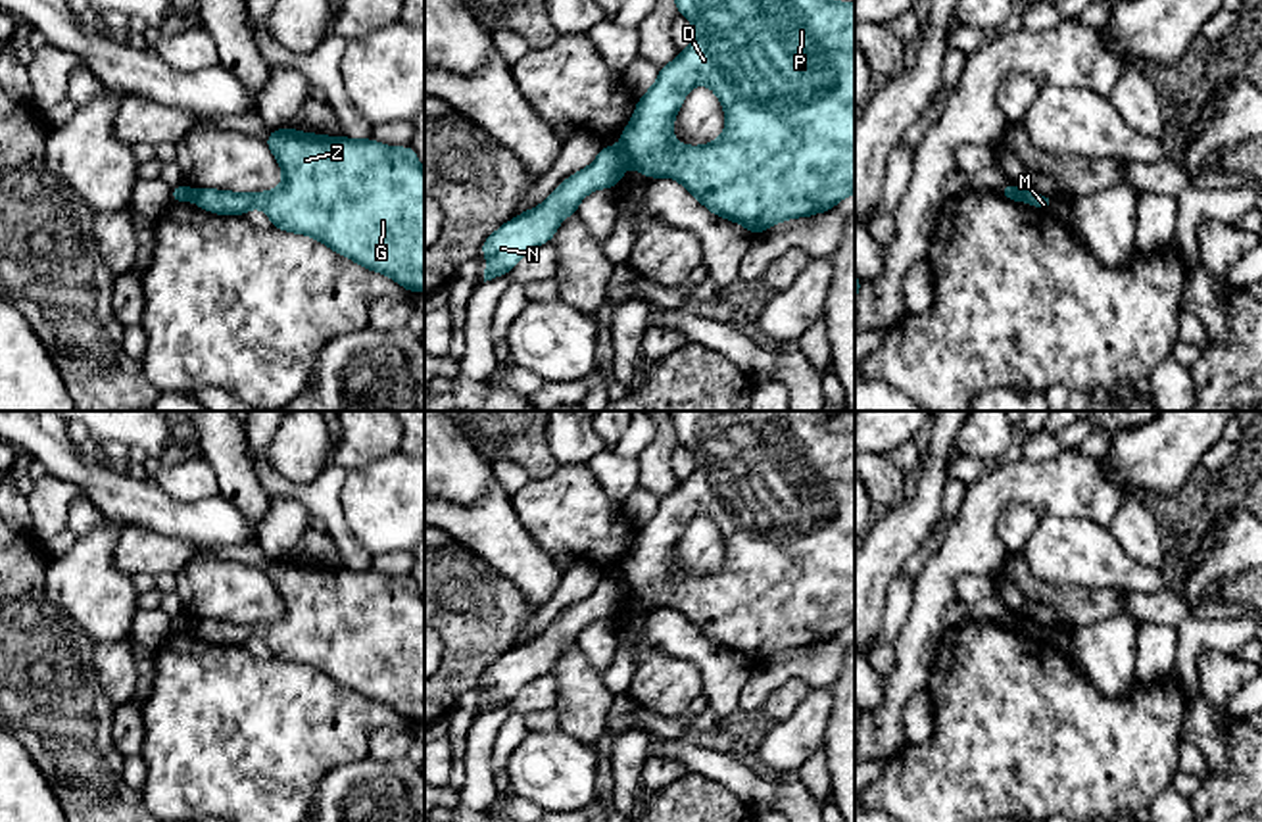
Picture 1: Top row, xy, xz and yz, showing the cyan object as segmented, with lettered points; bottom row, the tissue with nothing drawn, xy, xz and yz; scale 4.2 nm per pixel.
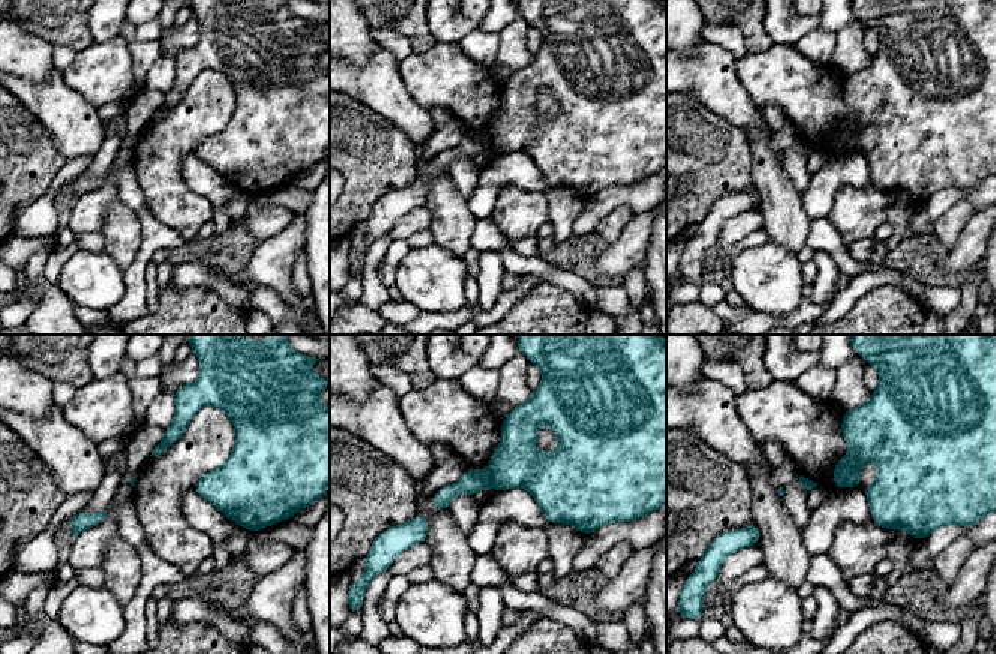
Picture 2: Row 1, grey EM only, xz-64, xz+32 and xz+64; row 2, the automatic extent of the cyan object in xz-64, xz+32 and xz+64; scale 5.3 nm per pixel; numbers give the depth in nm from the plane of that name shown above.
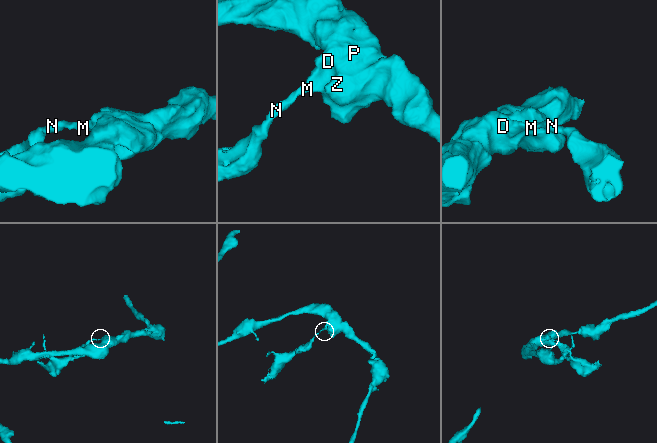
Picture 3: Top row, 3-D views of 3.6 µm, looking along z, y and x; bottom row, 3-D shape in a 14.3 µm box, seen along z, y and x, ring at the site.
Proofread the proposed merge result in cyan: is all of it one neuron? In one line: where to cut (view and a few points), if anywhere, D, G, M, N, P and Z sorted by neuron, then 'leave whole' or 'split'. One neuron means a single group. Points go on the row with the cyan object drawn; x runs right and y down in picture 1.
cut xz (619, 148), (627, 160); groups D G P Z / M N; split

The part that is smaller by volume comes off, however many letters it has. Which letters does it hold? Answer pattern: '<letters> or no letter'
M, N

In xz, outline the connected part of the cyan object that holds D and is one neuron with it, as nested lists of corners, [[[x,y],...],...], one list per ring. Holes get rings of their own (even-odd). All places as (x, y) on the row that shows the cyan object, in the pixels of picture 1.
[[[674,0],[678,13],[688,17],[693,25],[695,36],[692,44],[680,50],[678,58],[659,69],[657,83],[638,100],[632,121],[620,134],[620,150],[626,161],[642,175],[670,177],[684,184],[695,200],[699,200],[709,211],[718,217],[743,225],[753,234],[764,229],[788,221],[791,217],[809,217],[834,209],[837,202],[855,192],[855,2],[832,2],[832,0]],[[709,85],[718,96],[726,127],[718,140],[703,146],[678,144],[672,119],[680,111],[680,106],[692,86]]]

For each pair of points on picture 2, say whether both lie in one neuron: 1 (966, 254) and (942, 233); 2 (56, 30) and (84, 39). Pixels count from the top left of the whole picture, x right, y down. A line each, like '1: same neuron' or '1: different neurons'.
1: different neurons
2: same neuron

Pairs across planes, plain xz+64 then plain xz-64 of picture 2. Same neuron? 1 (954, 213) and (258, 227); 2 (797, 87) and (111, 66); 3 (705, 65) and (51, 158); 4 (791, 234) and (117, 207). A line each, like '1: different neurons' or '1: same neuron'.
1: same neuron
2: same neuron
3: different neurons
4: same neuron

